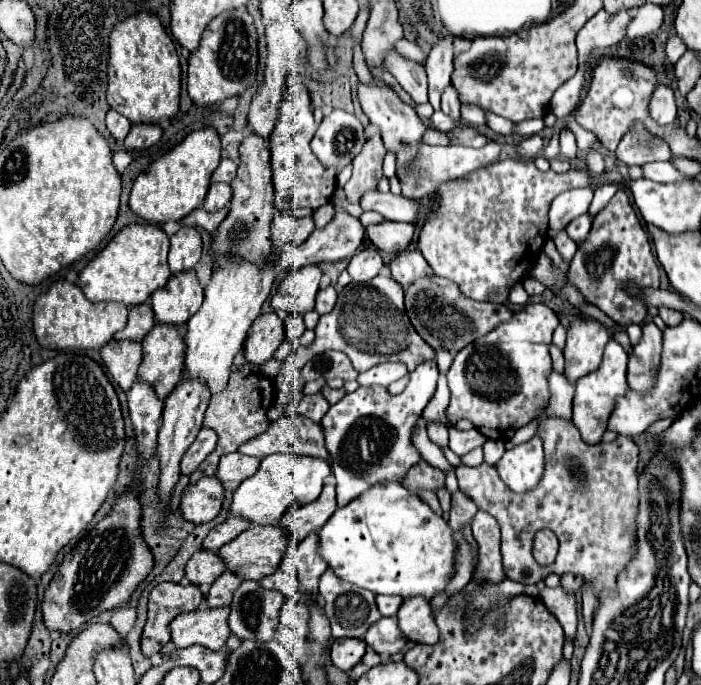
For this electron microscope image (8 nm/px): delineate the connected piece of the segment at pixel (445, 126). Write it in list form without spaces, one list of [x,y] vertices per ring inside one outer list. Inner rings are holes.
[[[434,111],[434,115],[430,117],[430,123],[438,131],[450,131],[454,127],[454,123],[450,123],[450,117],[446,117],[442,111]]]

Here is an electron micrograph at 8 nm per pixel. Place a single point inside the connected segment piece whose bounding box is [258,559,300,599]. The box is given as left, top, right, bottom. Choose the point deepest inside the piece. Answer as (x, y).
(285, 581)

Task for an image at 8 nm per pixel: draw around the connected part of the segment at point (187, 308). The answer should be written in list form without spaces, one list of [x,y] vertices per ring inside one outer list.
[[[194,271],[172,275],[166,287],[154,291],[152,309],[158,323],[182,327],[202,305],[204,291]]]

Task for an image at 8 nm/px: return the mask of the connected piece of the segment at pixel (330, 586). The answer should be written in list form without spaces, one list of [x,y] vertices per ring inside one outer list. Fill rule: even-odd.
[[[326,569],[326,573],[320,579],[320,595],[326,601],[324,613],[330,621],[334,639],[340,639],[340,637],[360,637],[362,639],[366,635],[368,627],[374,625],[382,617],[378,607],[376,607],[374,593],[360,589],[360,587],[354,587],[352,583],[342,583],[342,579],[338,581],[338,577],[330,569]]]

